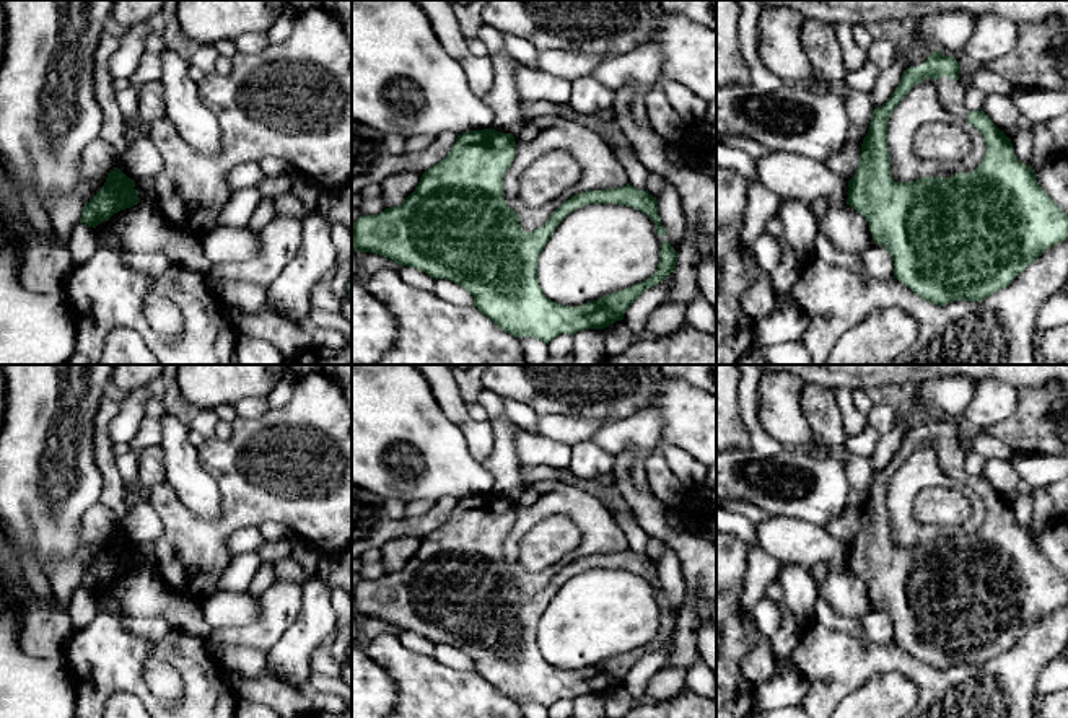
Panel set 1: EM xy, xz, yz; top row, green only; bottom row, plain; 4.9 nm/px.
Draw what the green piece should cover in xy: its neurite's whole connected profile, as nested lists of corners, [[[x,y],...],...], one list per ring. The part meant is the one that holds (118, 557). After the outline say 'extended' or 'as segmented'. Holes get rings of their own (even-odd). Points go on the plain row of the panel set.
[[[119,532],[107,537],[101,555],[85,568],[80,586],[96,593],[107,586],[114,578],[130,573],[140,567],[140,557],[135,554],[135,545],[127,542]]]; as segmented

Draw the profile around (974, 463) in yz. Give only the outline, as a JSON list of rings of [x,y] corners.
[[[975,451],[965,453],[965,471],[970,475],[982,475],[985,467],[985,458]]]

